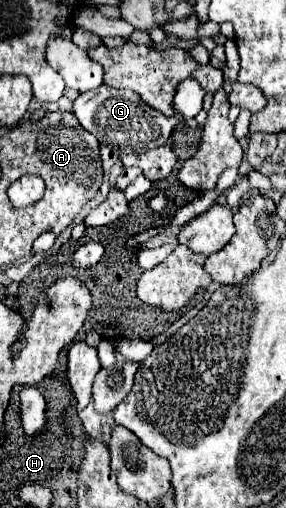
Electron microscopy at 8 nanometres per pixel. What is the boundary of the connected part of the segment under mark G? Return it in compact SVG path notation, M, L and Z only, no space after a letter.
M99 86L95 90L83 92L73 106L73 114L81 122L81 126L91 132L101 144L115 146L121 152L147 152L153 148L159 148L167 142L173 127L184 124L185 120L177 113L171 118L163 116L149 104L141 100L139 94L133 90L119 90L111 86Z

